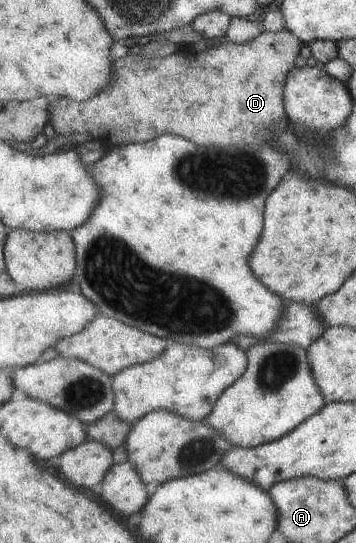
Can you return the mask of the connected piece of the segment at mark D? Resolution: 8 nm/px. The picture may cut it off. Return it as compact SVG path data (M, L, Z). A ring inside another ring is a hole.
M285 29L280 32L265 32L262 31L261 35L257 39L253 39L251 43L237 44L227 39L223 40L221 47L215 47L207 49L202 52L196 52L195 55L185 55L185 53L177 53L167 57L155 57L155 59L143 59L139 53L134 56L125 56L119 58L113 63L113 71L115 71L115 77L111 79L111 83L99 91L95 97L87 99L87 101L73 101L71 98L59 98L54 102L50 102L49 113L50 123L55 132L59 135L66 133L85 133L85 135L91 135L94 139L101 140L105 147L127 145L129 143L145 143L163 134L173 134L189 139L189 141L195 142L200 146L216 146L216 147L231 147L236 149L248 149L254 148L260 144L271 144L271 137L275 133L287 133L289 129L289 117L286 110L285 93L286 93L286 80L287 75L290 75L295 69L295 61L297 61L297 54L301 53L304 43L301 43L291 31Z

